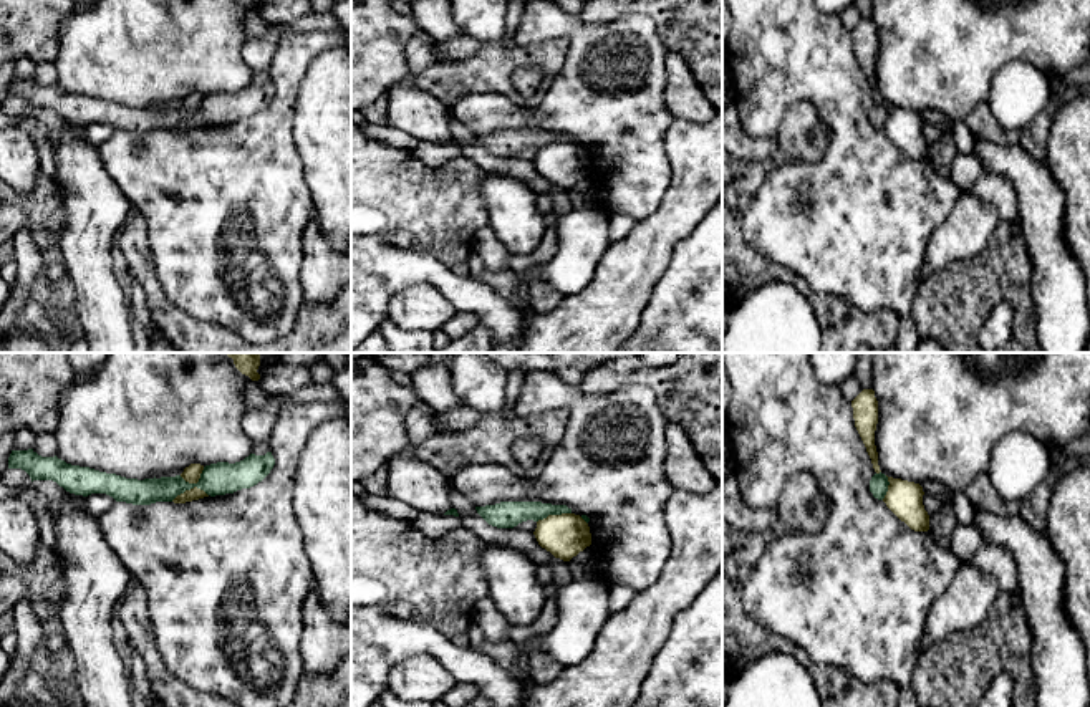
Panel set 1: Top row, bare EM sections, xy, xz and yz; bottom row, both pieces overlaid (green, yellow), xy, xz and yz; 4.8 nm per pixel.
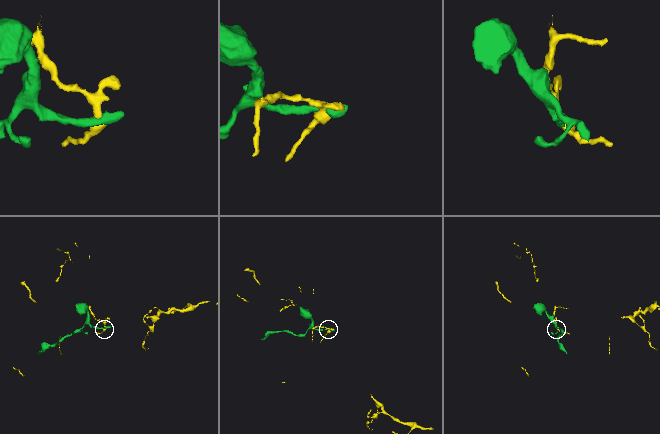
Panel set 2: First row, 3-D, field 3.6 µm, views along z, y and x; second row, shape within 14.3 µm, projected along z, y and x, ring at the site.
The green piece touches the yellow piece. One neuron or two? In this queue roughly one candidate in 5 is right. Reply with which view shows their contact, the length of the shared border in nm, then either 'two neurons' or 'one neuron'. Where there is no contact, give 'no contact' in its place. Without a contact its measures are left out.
xy | 240 nm | two neurons

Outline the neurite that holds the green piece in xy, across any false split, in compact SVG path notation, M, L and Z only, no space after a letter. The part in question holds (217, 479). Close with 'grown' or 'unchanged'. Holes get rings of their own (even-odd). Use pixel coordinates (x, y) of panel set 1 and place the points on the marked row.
M33 449L12 450L8 469L25 470L33 480L53 480L66 492L88 497L106 493L116 502L133 505L151 505L172 502L177 495L194 487L207 495L225 495L250 488L262 482L275 465L272 452L265 455L250 454L240 462L217 462L205 465L197 483L186 482L181 475L161 479L126 479L116 474L99 472L89 467L66 464L55 457L41 457Z; unchanged

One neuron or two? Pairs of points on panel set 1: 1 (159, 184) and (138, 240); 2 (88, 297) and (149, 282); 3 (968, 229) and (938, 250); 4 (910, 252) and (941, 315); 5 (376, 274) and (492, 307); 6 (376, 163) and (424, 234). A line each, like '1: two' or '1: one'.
1: two
2: two
3: one
4: two
5: one
6: one

